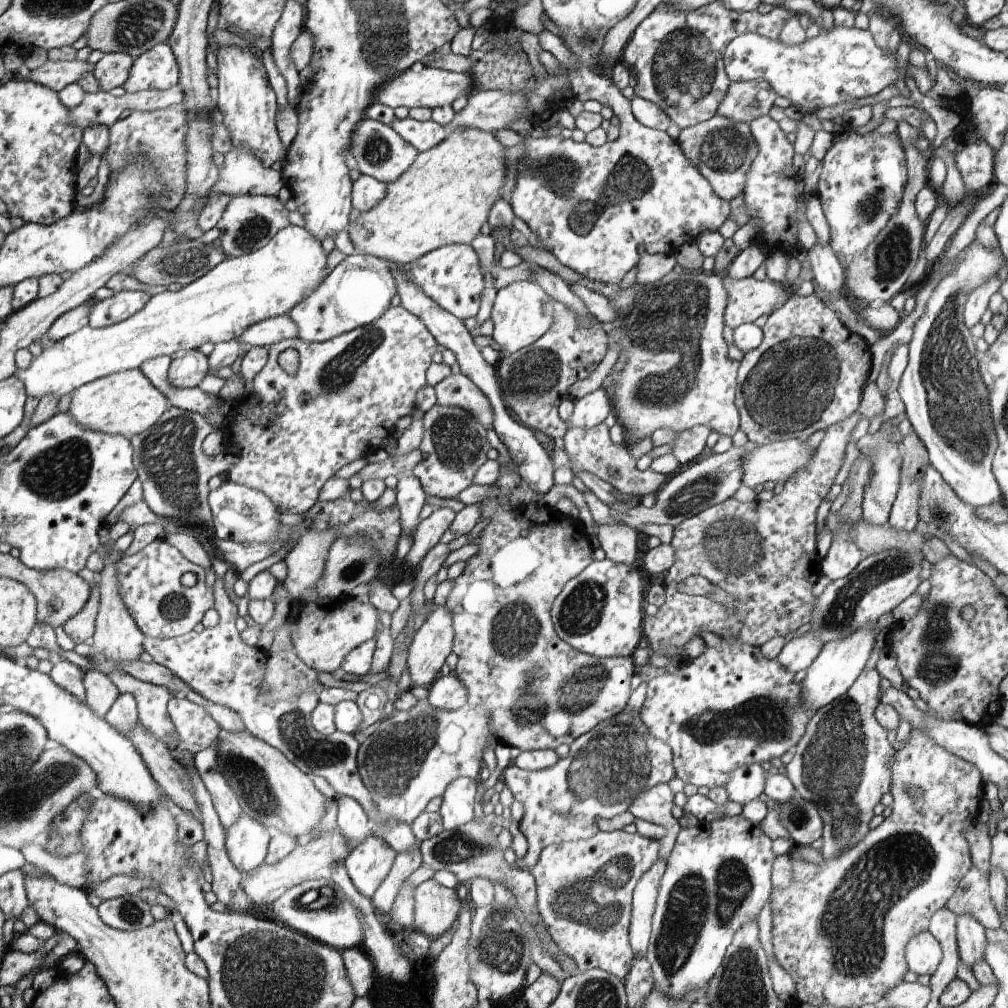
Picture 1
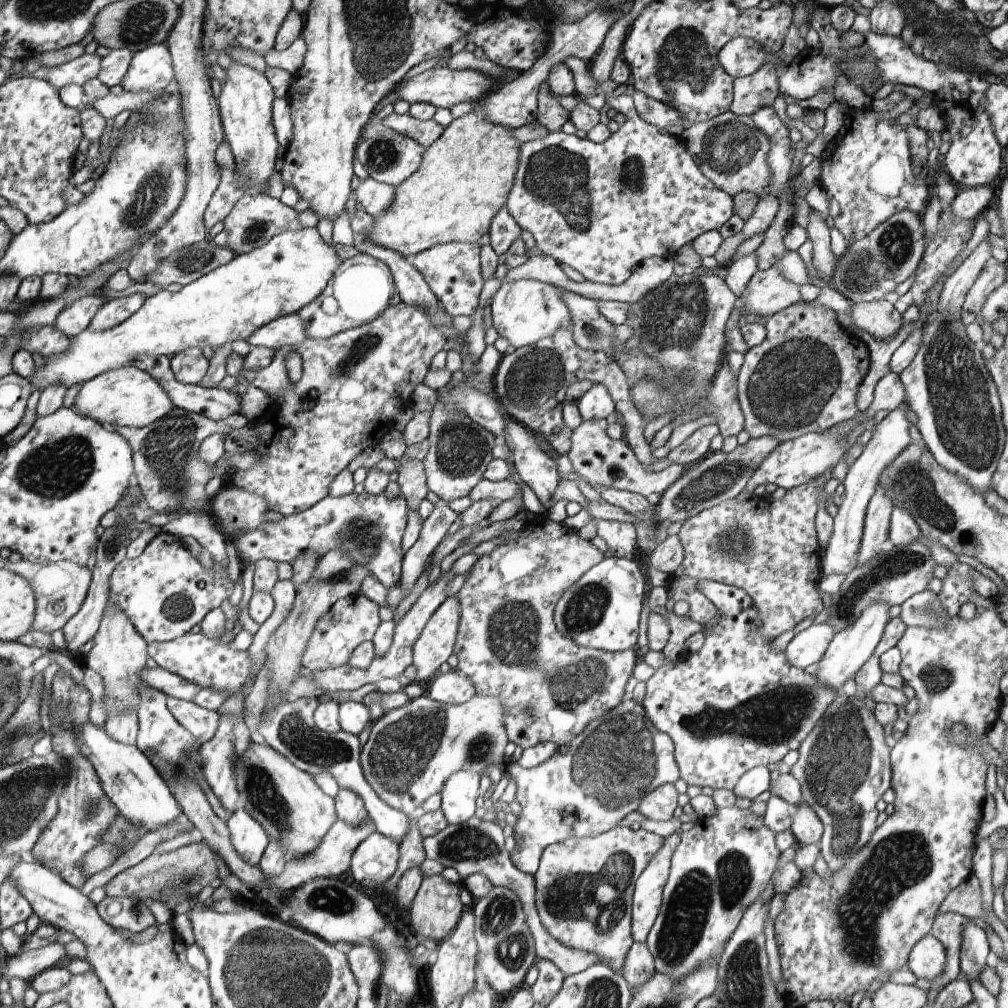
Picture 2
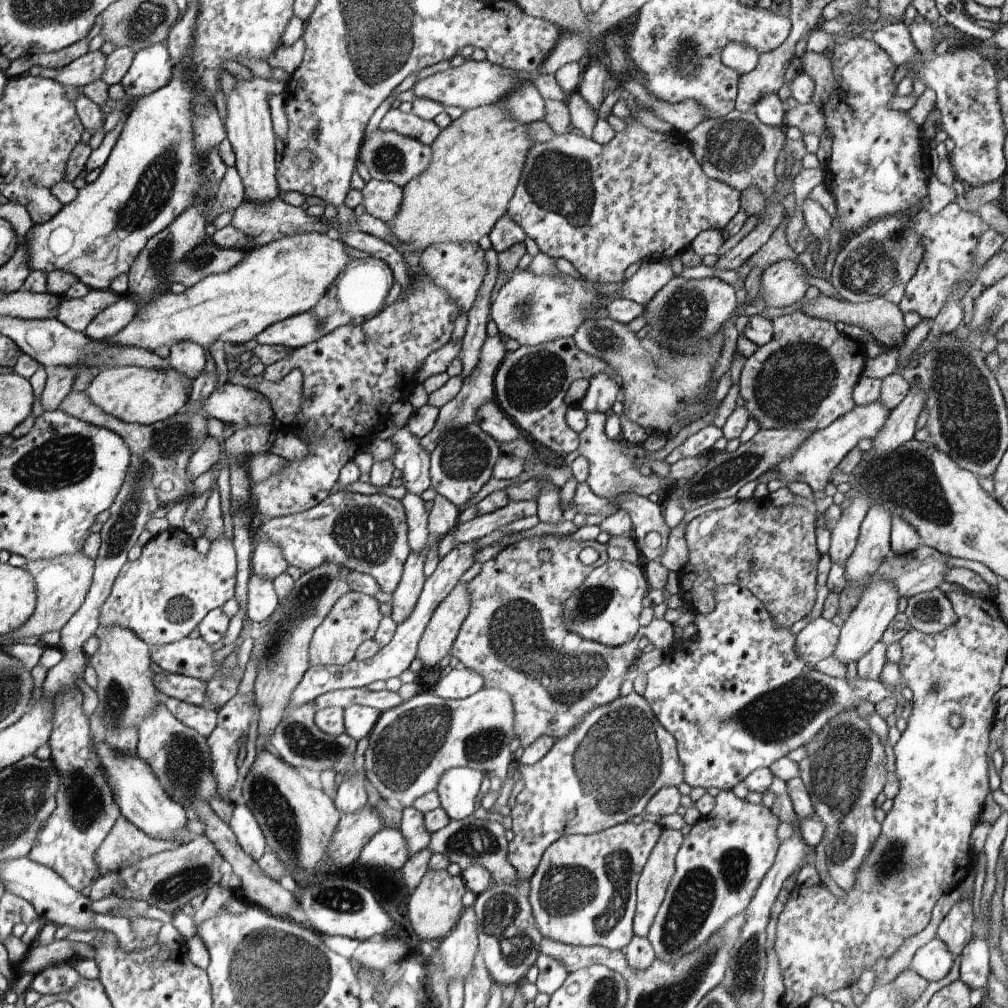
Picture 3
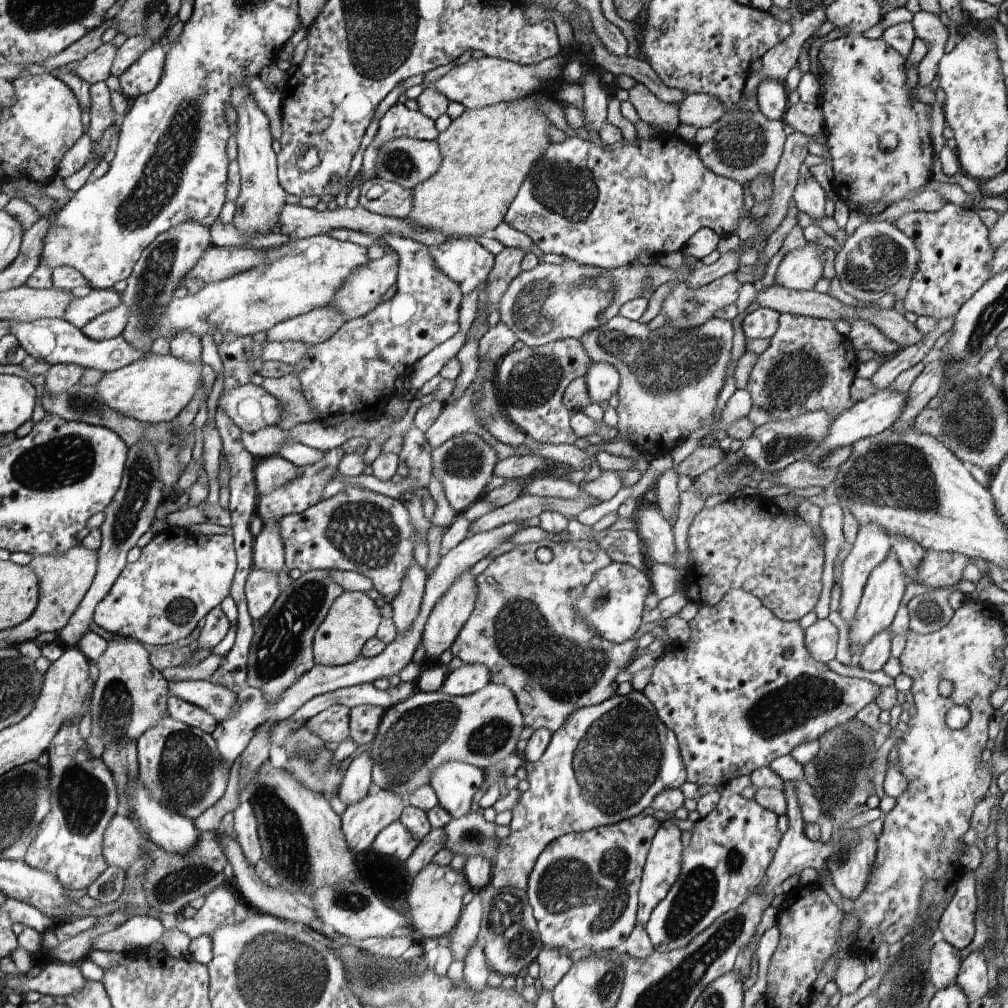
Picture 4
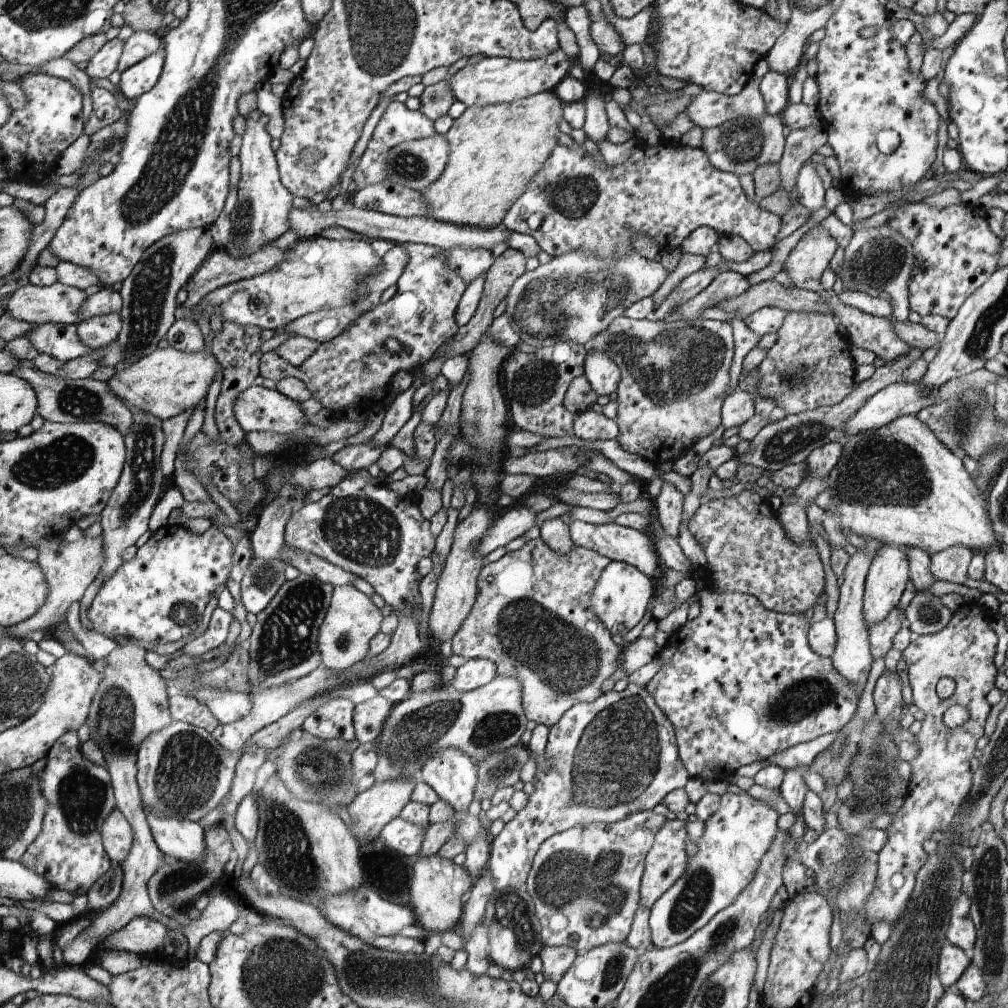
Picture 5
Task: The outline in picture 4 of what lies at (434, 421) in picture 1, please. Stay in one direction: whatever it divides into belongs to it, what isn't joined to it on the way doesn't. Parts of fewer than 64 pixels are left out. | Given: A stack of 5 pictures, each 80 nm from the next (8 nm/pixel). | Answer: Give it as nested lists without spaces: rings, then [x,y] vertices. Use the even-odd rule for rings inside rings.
[[[478,433],[457,434],[433,449],[431,455],[433,456],[432,475],[443,482],[448,502],[458,513],[468,509],[480,498],[480,492],[491,480],[496,463],[499,461],[494,448]]]

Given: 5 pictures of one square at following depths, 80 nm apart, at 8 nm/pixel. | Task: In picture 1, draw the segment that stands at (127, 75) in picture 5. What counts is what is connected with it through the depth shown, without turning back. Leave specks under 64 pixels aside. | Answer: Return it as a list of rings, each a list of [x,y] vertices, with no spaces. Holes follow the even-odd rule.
[[[167,43],[154,46],[133,60],[132,69],[123,86],[128,94],[146,90],[175,89],[180,80],[179,62]]]

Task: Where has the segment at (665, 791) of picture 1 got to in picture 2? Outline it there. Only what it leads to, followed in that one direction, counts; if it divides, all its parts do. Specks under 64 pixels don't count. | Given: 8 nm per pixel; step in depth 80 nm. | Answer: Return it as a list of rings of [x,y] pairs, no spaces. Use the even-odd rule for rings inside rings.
[[[664,784],[652,794],[644,796],[643,802],[638,806],[638,812],[653,821],[669,821],[679,807],[678,797],[679,793],[674,785]]]

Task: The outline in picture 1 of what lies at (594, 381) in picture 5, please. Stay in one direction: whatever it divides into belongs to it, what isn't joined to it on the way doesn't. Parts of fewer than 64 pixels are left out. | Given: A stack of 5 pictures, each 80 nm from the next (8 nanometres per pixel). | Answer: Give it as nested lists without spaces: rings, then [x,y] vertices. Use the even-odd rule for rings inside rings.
[[[602,388],[574,401],[574,408],[568,427],[592,428],[603,422],[608,414],[613,413],[612,400]]]

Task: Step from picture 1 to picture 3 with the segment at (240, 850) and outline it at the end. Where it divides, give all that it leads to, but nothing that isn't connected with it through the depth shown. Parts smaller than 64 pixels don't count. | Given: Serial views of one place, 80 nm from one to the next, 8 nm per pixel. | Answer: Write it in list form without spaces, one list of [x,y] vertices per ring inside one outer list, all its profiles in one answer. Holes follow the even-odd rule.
[[[245,803],[234,807],[229,825],[242,850],[256,862],[260,860],[267,852],[266,839],[262,826]]]

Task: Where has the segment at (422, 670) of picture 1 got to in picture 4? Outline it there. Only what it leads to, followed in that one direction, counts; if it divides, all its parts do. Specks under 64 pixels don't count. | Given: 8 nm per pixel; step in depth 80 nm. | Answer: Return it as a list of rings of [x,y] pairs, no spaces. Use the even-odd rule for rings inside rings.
[[[473,566],[464,569],[454,578],[447,591],[435,602],[430,614],[427,616],[422,638],[426,664],[429,664],[431,660],[438,660],[446,649],[451,648],[475,608],[476,592],[479,592],[479,586],[477,585],[478,576],[472,573],[472,568]]]

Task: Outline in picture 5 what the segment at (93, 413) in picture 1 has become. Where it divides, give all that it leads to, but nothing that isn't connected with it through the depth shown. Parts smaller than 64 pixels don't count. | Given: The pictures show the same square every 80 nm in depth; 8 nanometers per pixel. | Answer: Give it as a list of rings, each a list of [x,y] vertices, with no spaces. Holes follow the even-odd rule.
[[[170,345],[142,357],[122,373],[114,374],[107,383],[110,390],[120,397],[128,408],[132,405],[164,421],[186,410],[197,408],[200,400],[206,399],[208,388],[221,367],[219,360],[212,353],[206,353],[204,349],[188,352]]]

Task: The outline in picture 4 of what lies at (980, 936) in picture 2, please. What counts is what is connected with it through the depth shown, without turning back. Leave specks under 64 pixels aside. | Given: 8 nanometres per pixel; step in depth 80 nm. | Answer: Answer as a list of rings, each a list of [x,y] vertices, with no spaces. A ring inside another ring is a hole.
[[[982,950],[970,953],[961,962],[956,984],[967,994],[980,998],[990,994],[987,962]]]

